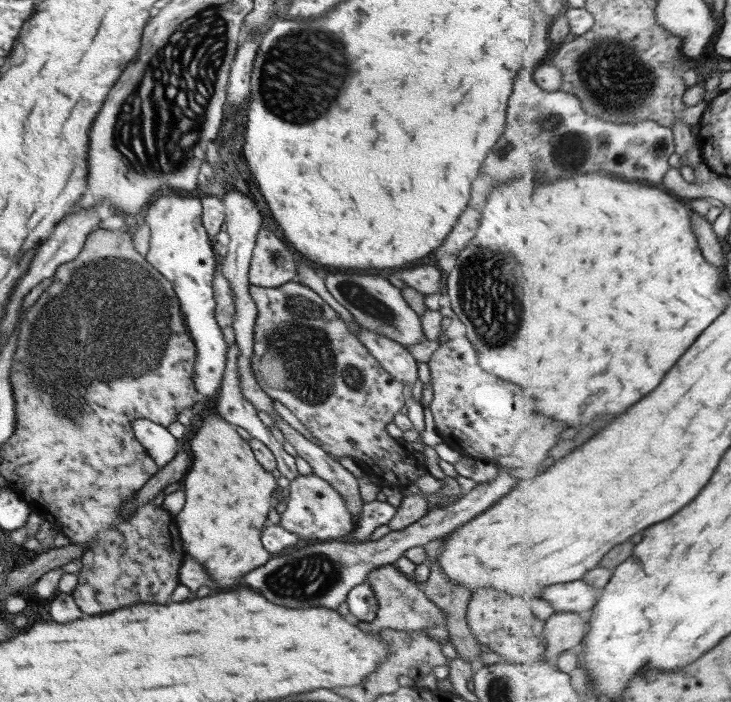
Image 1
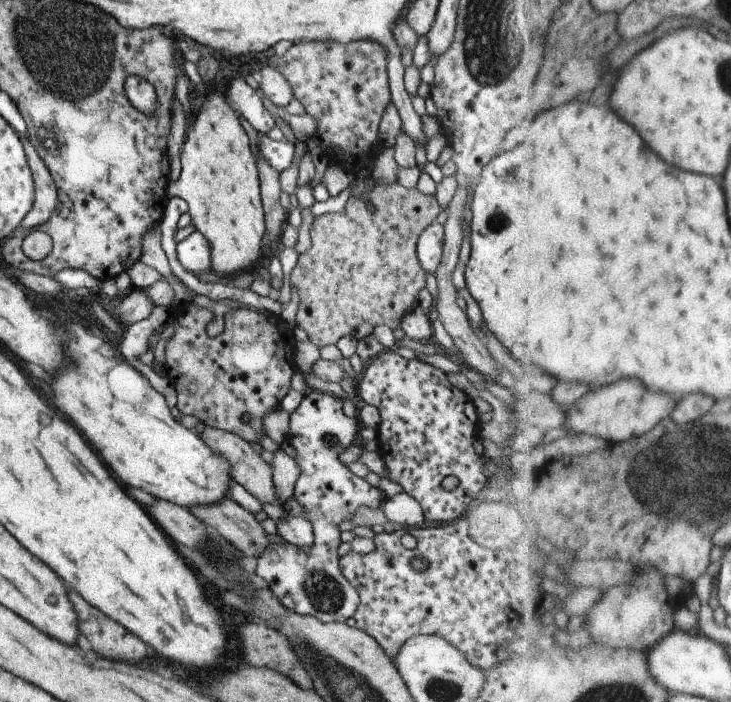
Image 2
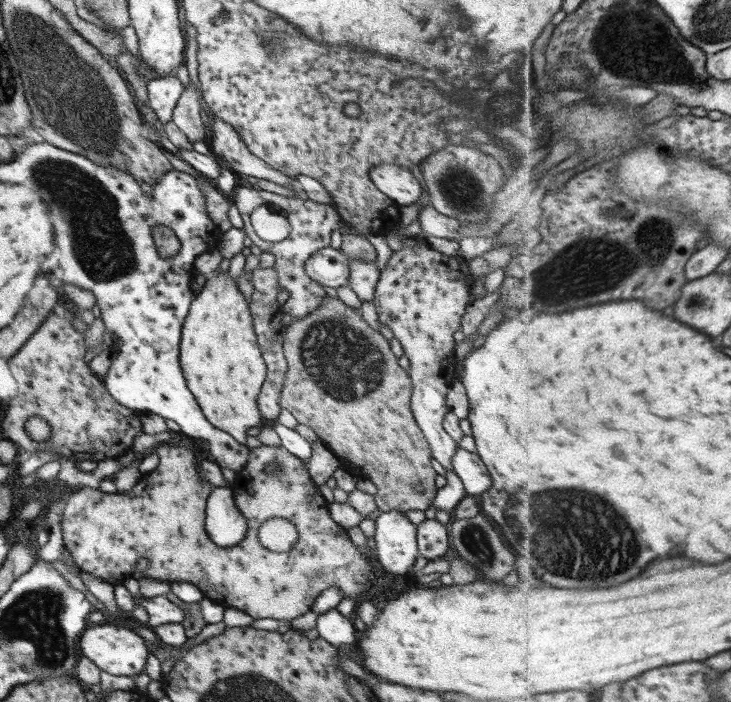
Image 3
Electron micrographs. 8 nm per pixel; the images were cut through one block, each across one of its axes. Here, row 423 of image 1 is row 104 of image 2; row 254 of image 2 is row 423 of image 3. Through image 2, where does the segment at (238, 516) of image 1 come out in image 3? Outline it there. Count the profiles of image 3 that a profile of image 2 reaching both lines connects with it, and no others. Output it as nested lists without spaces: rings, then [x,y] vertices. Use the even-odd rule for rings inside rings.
[[[228,273],[208,274],[204,287],[191,302],[180,343],[181,369],[204,416],[242,445],[247,445],[248,428],[263,420],[257,398],[267,373],[248,305]]]

